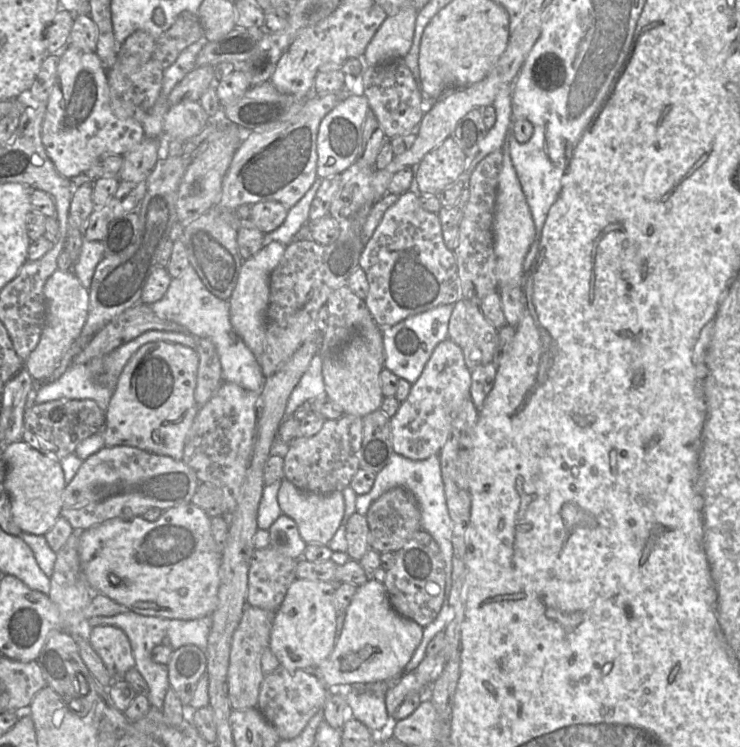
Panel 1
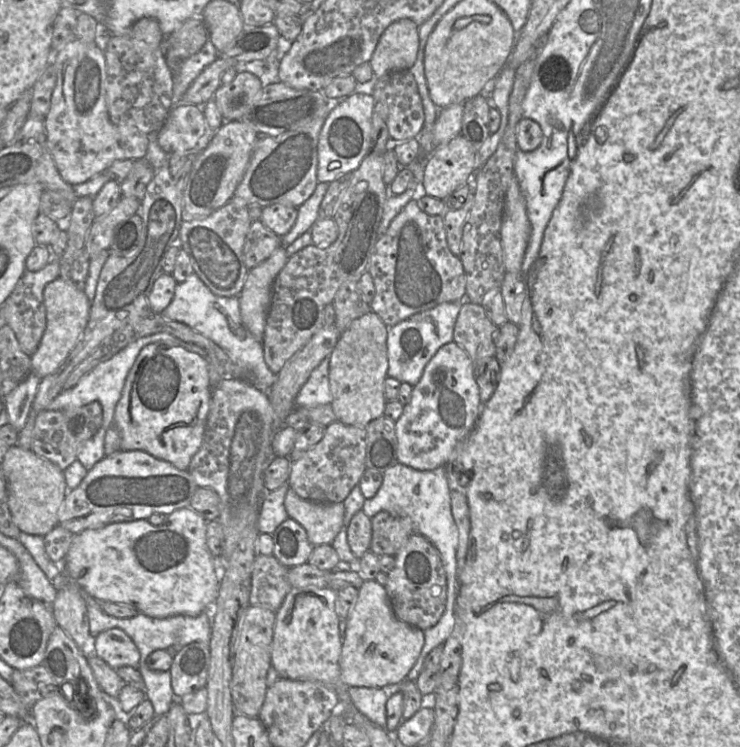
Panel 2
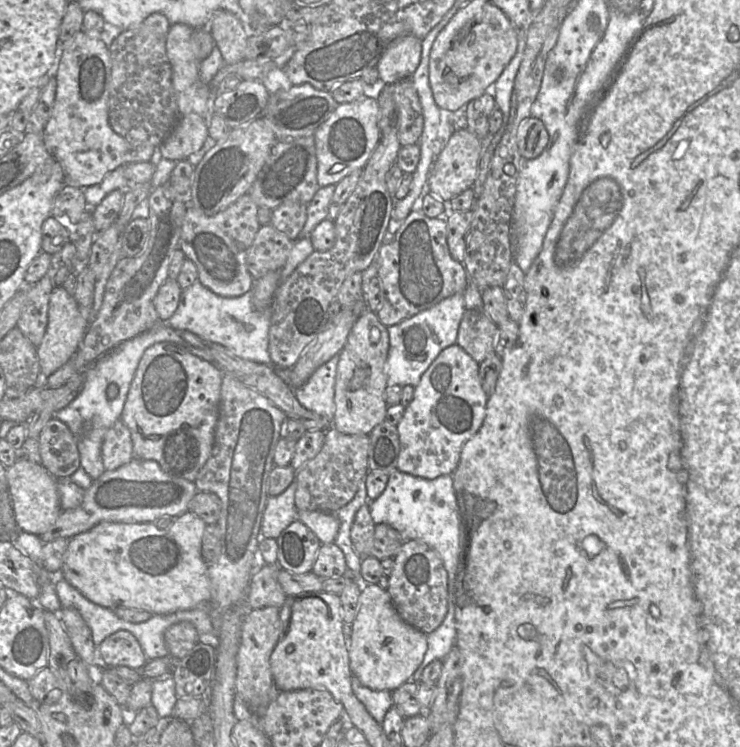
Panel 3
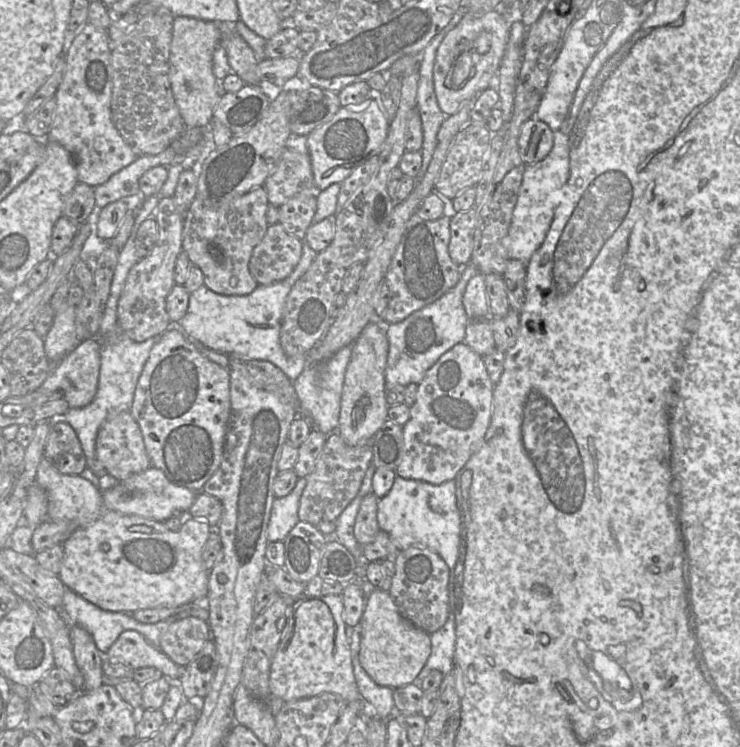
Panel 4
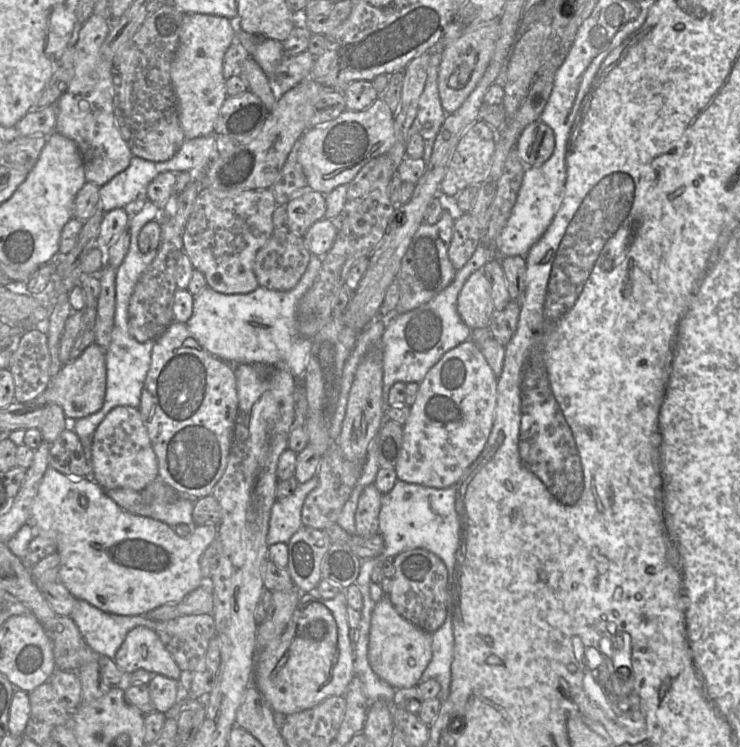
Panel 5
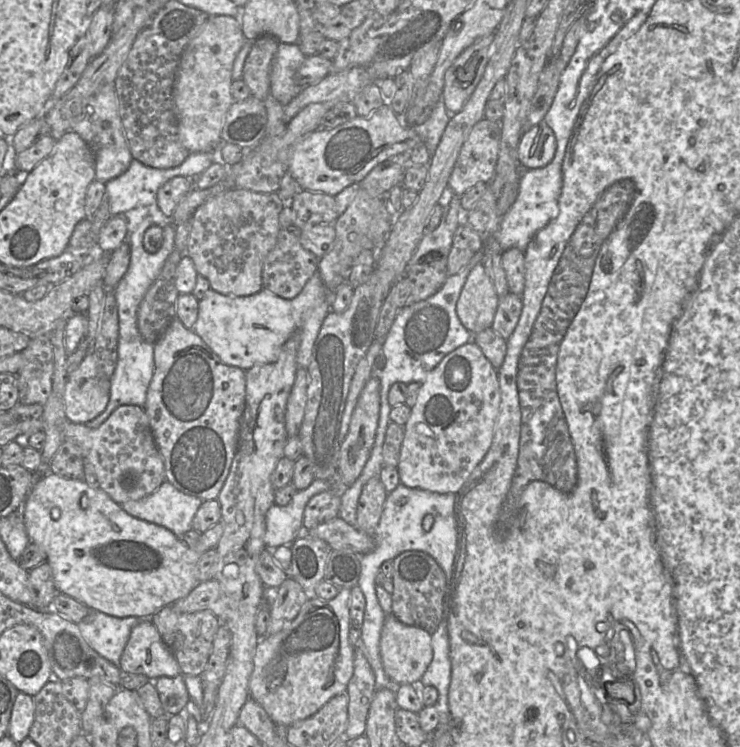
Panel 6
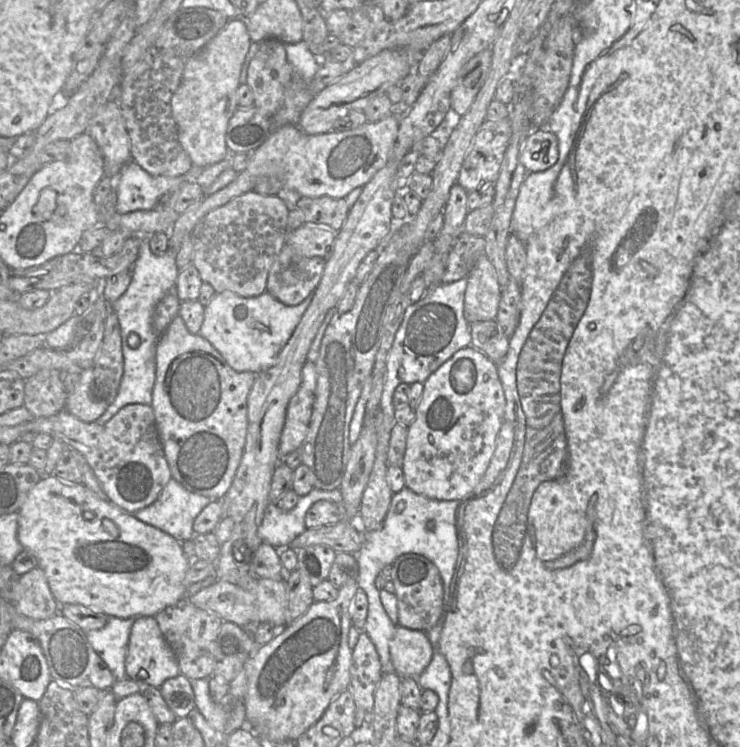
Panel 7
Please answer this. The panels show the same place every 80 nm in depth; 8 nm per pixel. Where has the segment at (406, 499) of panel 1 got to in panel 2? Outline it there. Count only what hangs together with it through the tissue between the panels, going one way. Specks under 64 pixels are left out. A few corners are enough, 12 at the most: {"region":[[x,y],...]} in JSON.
{"region":[[373,516],[370,551],[395,556],[414,533],[410,518]]}

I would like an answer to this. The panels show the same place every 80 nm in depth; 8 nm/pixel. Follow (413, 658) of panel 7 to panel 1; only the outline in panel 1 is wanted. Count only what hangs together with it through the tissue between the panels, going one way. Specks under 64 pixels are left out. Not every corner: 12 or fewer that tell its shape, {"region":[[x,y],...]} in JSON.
{"region":[[368,579],[331,654],[312,670],[328,689],[401,674],[423,627]]}

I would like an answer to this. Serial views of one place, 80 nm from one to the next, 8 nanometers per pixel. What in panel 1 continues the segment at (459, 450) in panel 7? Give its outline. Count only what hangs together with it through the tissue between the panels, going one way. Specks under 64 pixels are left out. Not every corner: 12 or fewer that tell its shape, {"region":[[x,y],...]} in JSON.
{"region":[[440,342],[390,418],[394,452],[439,455],[470,396],[462,349]]}

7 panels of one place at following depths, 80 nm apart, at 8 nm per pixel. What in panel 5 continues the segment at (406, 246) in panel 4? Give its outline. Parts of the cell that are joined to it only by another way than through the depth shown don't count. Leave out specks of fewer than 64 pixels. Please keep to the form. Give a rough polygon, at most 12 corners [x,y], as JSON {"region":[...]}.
{"region":[[454,222],[422,223],[394,280],[394,314],[429,302],[454,280]]}

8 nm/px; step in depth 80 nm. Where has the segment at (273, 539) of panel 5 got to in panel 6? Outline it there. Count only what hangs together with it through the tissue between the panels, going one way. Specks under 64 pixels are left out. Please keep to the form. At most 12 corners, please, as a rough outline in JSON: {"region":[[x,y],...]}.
{"region":[[314,479],[286,506],[275,503],[266,514],[267,548],[290,545],[304,531],[308,501],[330,489]]}

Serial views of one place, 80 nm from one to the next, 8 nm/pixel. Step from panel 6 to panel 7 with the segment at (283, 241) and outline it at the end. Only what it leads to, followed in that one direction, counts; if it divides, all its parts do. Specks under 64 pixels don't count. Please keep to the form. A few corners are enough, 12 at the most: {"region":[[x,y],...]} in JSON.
{"region":[[286,242],[266,290],[287,306],[315,291],[323,258],[298,255]]}

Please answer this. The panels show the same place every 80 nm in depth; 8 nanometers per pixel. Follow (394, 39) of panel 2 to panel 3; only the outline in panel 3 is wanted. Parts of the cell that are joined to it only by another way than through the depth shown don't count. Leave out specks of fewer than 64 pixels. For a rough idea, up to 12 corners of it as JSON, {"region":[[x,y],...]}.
{"region":[[396,38],[377,65],[386,84],[411,78],[421,40]]}

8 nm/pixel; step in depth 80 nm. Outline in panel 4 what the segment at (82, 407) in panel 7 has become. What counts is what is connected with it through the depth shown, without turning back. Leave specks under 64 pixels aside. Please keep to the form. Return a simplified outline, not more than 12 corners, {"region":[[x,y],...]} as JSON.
{"region":[[82,341],[53,366],[39,390],[69,408],[97,392],[101,345]]}

